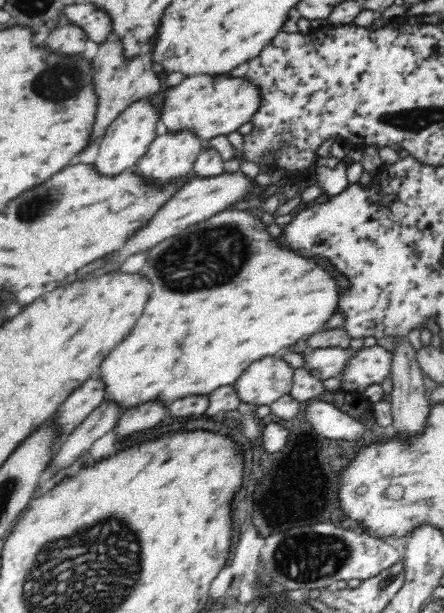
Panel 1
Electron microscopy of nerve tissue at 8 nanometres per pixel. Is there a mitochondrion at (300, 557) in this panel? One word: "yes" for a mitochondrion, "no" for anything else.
yes

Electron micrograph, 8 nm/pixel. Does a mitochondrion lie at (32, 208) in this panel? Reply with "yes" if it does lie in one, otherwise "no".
yes

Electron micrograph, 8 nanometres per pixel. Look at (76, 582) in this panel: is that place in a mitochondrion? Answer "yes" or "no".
yes

